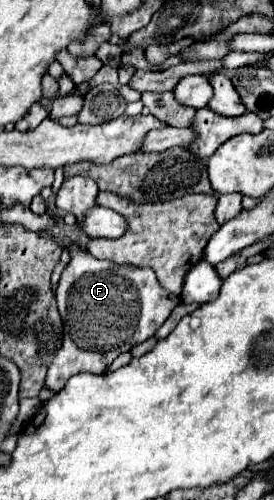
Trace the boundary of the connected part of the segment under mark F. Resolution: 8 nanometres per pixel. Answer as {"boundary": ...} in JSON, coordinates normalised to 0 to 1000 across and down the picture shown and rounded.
{"boundary":[[[281,490],[252,506],[259,526],[230,542],[208,574],[208,610],[230,634],[230,690],[179,730],[164,762],[201,786],[237,774],[252,754],[303,742],[376,746],[427,710],[558,674],[653,606],[646,594],[580,570],[566,542],[544,534],[361,522]]]}

